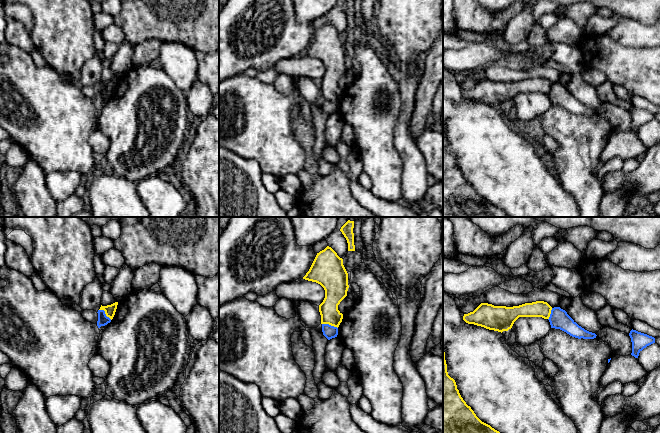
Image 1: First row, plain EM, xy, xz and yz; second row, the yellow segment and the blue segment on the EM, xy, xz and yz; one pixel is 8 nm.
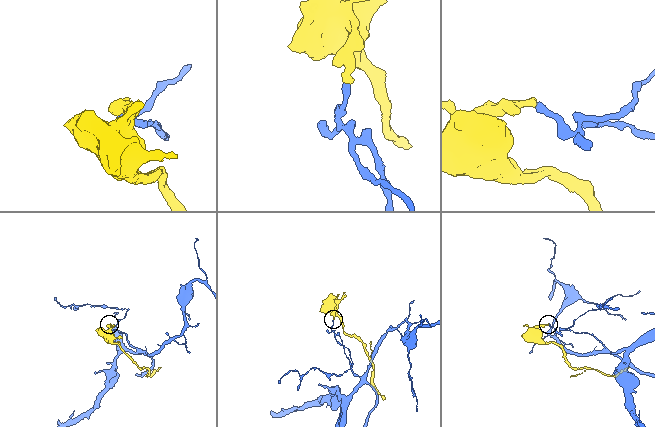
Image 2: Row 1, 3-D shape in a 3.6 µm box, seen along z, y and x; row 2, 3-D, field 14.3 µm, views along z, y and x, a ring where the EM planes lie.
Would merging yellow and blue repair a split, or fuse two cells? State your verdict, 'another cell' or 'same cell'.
another cell

